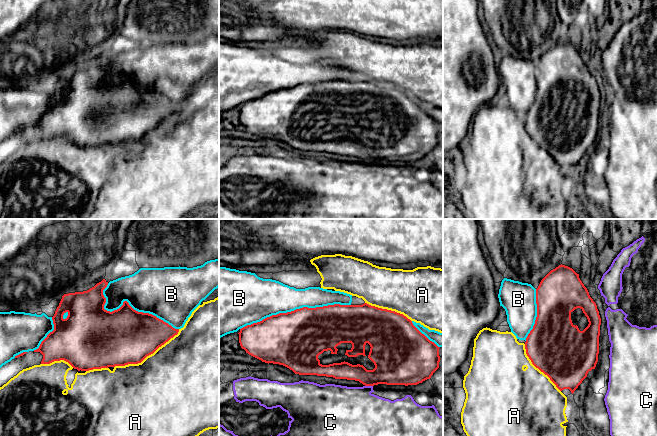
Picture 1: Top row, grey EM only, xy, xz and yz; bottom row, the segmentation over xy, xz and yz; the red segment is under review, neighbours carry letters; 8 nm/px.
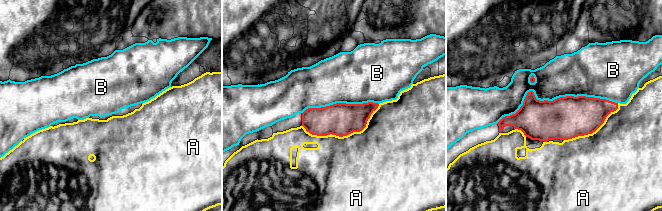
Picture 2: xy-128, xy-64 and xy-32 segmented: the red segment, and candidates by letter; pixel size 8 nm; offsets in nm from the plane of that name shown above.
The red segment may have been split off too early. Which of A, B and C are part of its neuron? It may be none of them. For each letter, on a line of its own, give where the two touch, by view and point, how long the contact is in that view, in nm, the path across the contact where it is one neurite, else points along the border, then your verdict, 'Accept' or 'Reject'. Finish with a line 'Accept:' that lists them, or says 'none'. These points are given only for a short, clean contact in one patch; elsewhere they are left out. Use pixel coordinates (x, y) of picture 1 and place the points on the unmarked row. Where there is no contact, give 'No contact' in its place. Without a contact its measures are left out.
A: Touches red at xy (147, 131). Shared border 600 nm. Reject
B: Touches red at xz (296, 85). Shared border 900 nm. Reject
C: Touches red at xz (369, 161). Shared border 60 nm. Reject
Accept: none

